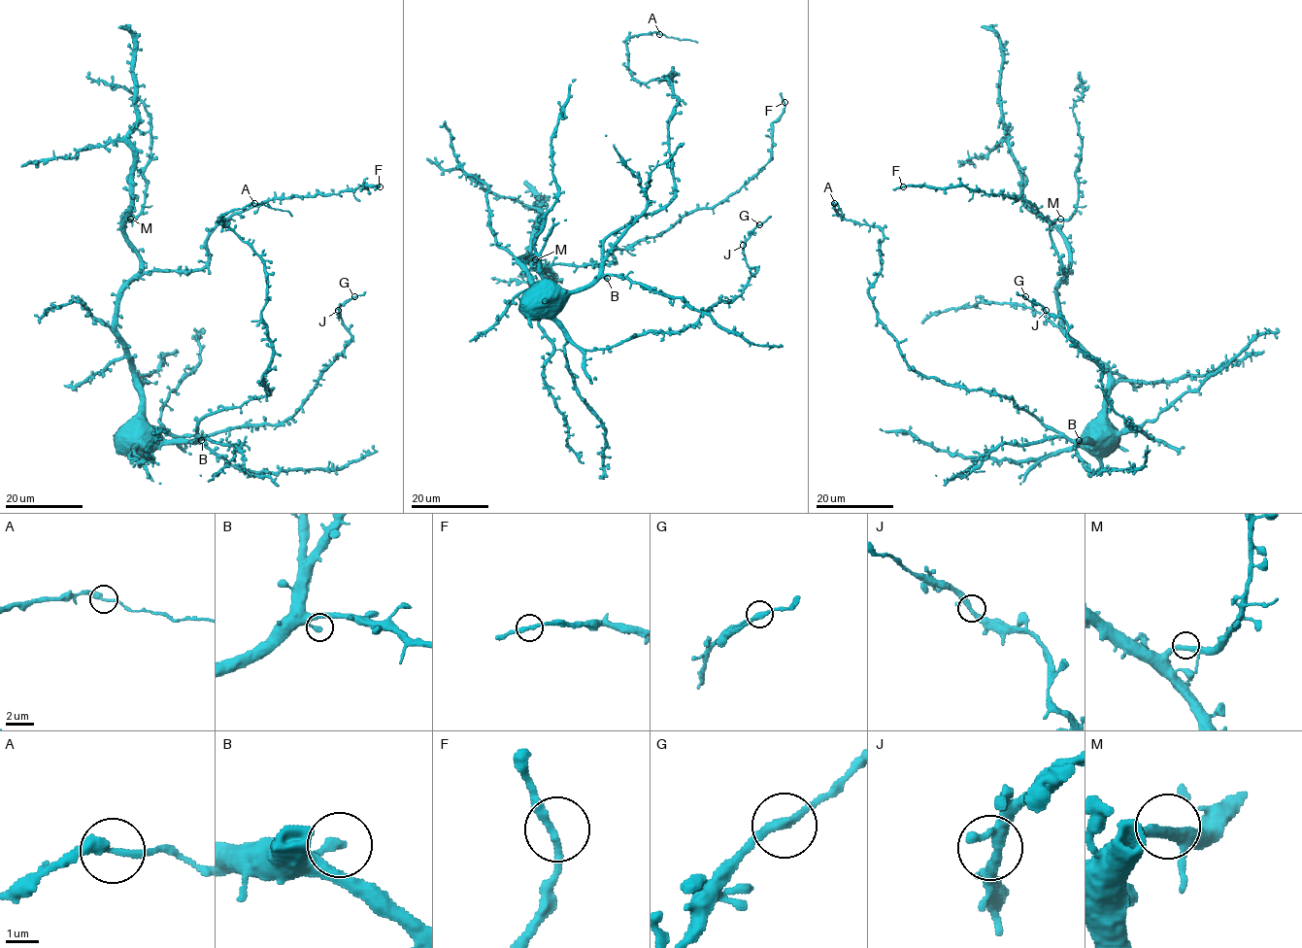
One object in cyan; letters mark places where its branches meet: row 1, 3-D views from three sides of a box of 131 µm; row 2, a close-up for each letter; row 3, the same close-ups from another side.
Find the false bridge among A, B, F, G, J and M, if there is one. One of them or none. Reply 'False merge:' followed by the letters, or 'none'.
False merge: A

